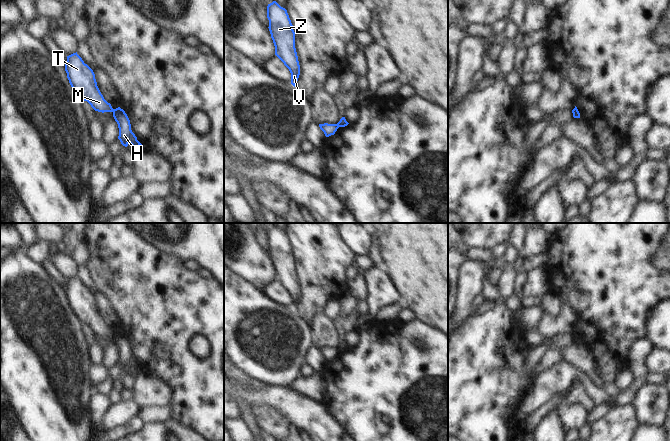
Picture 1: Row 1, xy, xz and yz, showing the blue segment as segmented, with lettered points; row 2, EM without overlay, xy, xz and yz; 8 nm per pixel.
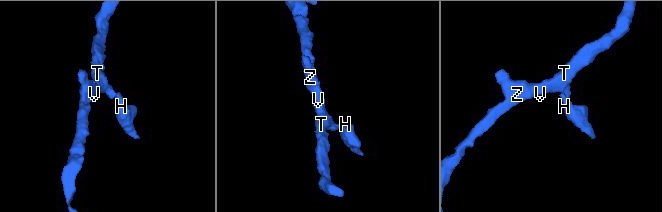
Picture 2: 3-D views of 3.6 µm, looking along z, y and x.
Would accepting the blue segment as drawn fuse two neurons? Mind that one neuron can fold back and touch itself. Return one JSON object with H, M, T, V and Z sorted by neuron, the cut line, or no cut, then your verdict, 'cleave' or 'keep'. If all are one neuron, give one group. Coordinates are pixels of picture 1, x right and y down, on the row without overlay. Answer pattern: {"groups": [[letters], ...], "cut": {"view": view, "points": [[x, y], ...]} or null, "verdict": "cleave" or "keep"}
{"groups": [["H"], ["M", "T", "V", "Z"]], "cut": {"view": "xy", "points": [[114, 333], [112, 335]]}, "verdict": "cleave"}

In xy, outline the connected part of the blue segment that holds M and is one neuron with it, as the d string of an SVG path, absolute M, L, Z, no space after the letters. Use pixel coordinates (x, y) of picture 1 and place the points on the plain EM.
M76 277L67 280L65 287L67 302L82 325L87 325L98 336L113 336L113 332L101 318L93 294Z

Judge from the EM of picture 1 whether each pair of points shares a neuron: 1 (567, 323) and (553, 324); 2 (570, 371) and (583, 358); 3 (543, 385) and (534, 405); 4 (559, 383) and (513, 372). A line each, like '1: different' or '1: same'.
1: same
2: different
3: same
4: different

